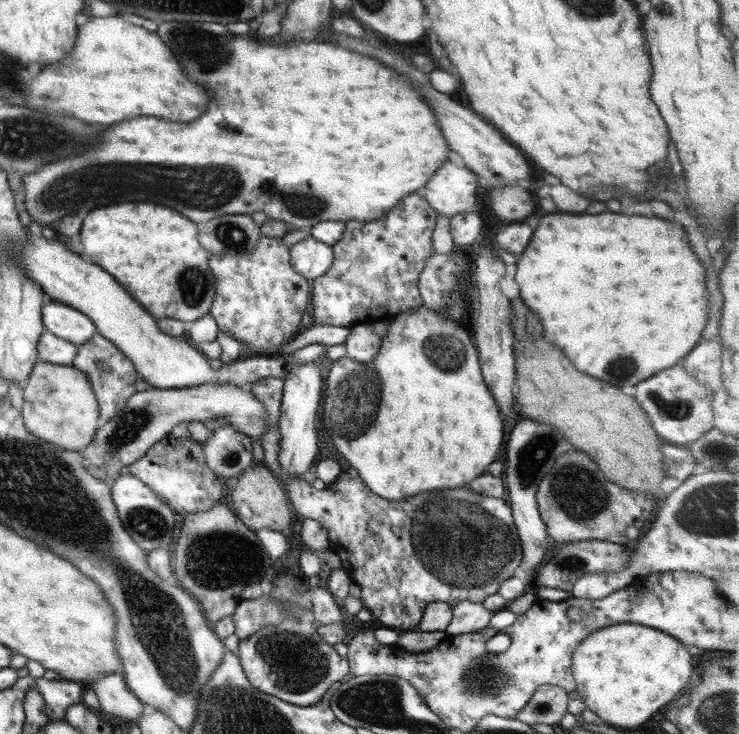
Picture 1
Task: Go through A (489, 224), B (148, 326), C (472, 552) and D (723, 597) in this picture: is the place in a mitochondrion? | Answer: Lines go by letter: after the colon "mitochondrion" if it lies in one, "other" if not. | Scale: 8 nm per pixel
A: other
B: other
C: mitochondrion
D: other

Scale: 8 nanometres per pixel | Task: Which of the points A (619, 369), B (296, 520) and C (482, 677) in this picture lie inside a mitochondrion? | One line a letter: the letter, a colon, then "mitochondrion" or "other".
A: mitochondrion
B: other
C: mitochondrion

